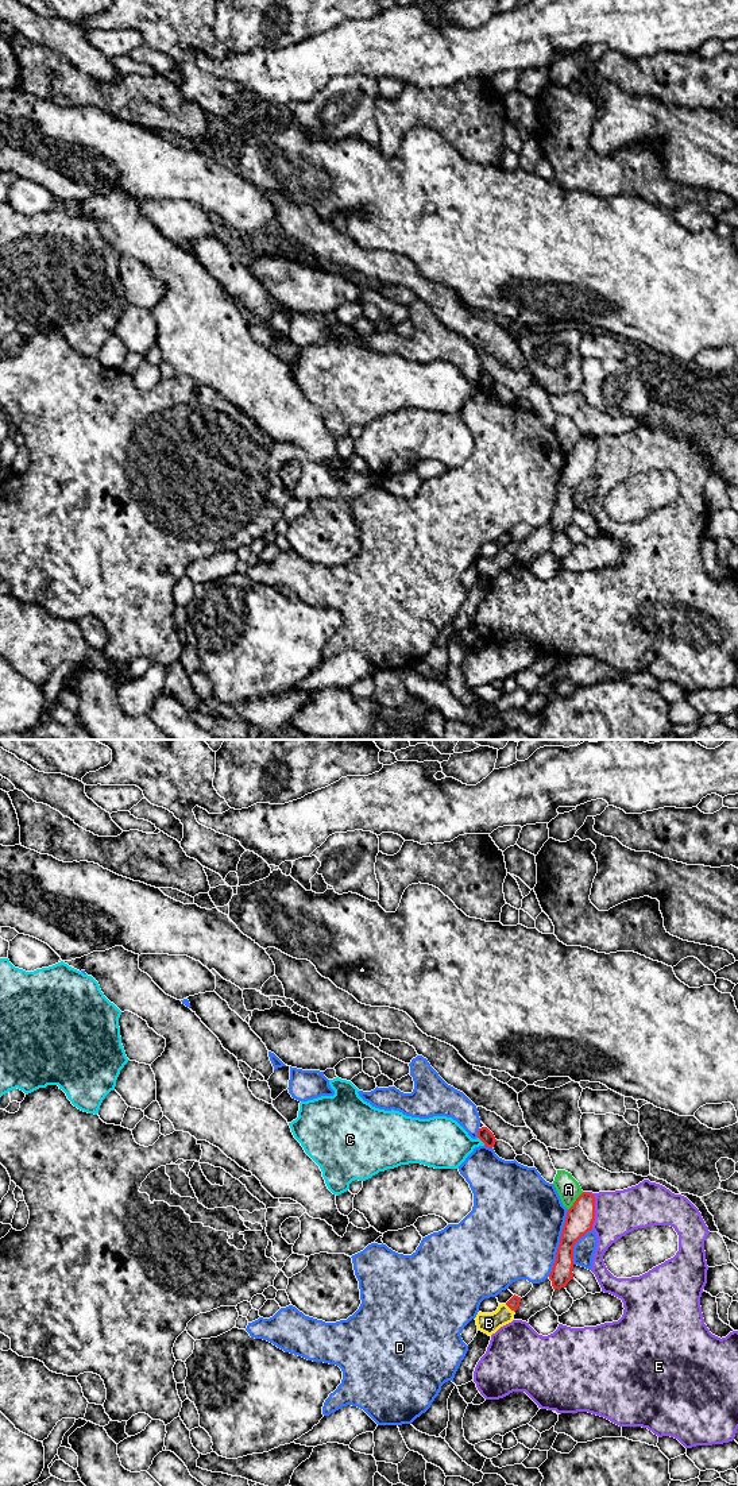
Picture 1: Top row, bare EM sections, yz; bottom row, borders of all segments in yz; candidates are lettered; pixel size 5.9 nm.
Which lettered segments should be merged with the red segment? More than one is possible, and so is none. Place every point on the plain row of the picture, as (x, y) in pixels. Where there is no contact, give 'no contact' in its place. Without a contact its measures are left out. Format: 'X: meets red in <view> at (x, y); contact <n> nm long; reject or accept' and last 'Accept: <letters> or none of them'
A: meets red in yz at (575, 446); contact 140 nm long; reject
B: meets red in yz at (510, 552); contact 80 nm long; accept
C: meets red in yz at (480, 383); contact 70 nm long; reject
D: meets red in yz at (560, 487); contact 420 nm long; reject
E: meets red in yz at (594, 454); contact 220 nm long; reject
Accept: B

